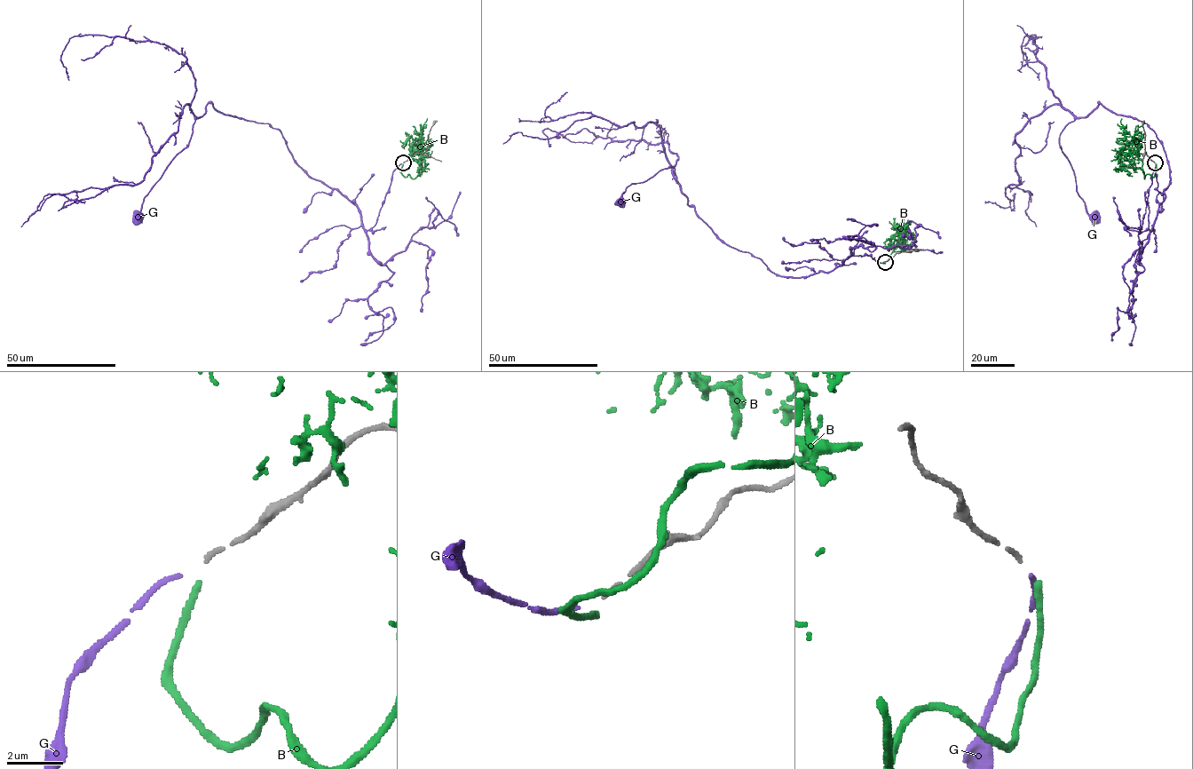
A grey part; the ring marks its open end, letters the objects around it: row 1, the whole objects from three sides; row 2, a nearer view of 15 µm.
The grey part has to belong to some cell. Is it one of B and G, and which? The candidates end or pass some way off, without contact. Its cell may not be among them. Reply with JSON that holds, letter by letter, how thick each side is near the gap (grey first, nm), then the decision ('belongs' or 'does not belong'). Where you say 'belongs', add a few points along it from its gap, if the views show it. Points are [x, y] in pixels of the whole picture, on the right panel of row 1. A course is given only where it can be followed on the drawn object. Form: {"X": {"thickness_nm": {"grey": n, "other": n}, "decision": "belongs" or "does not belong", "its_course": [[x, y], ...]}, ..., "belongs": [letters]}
{"B": {"thickness_nm": {"grey": 150, "other": 240}, "decision": "does not belong"}, "G": {"thickness_nm": {"grey": 150, "other": 150}, "decision": "belongs", "its_course": [[1155, 163], [1149, 230], [1170, 181], [1156, 133], [1099, 103], [1070, 122], [1059, 144], [1095, 218]]}, "belongs": ["G"]}

